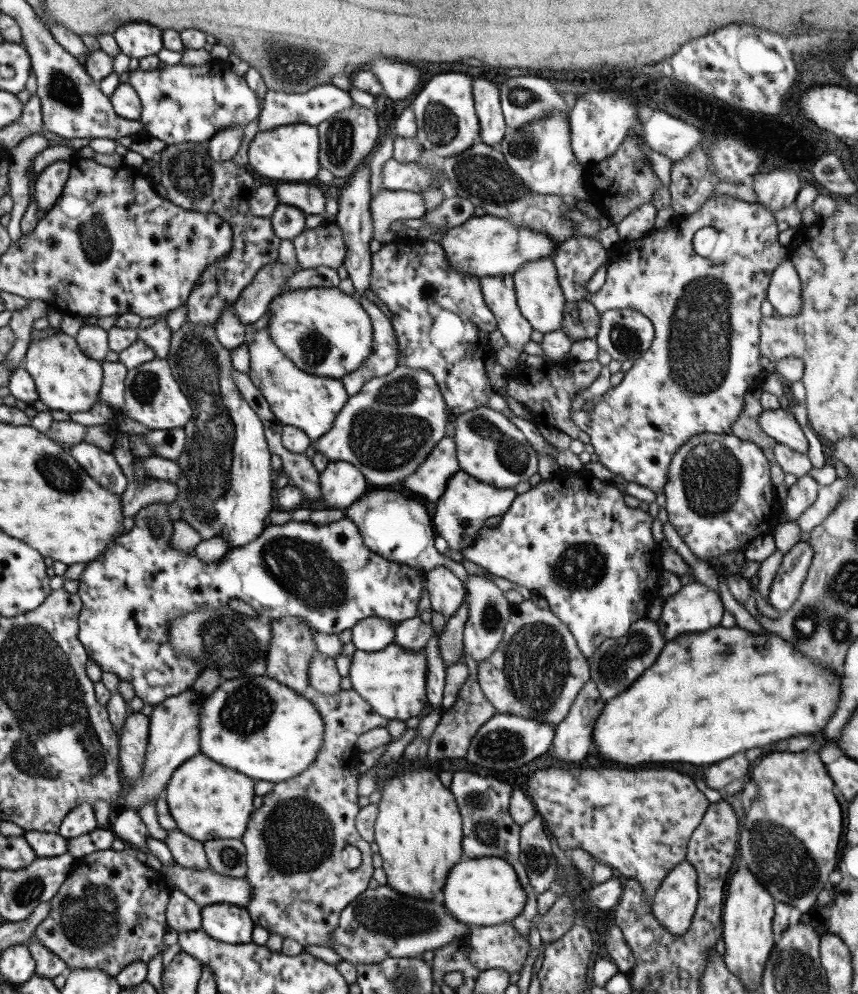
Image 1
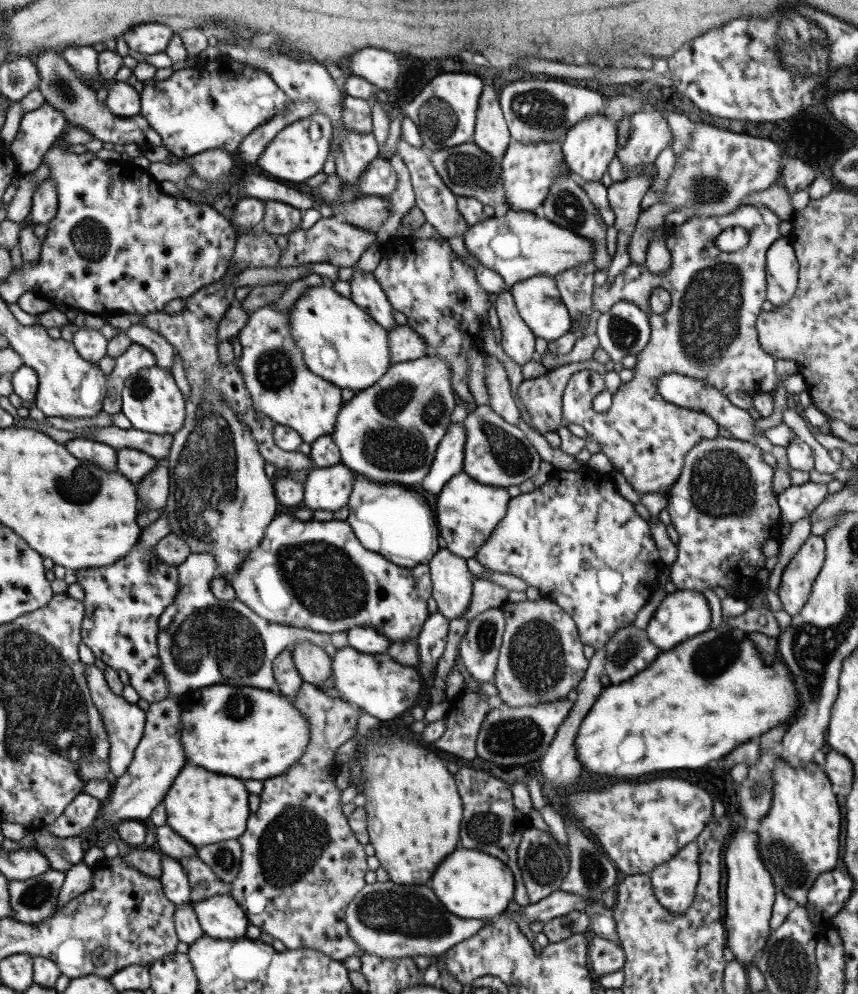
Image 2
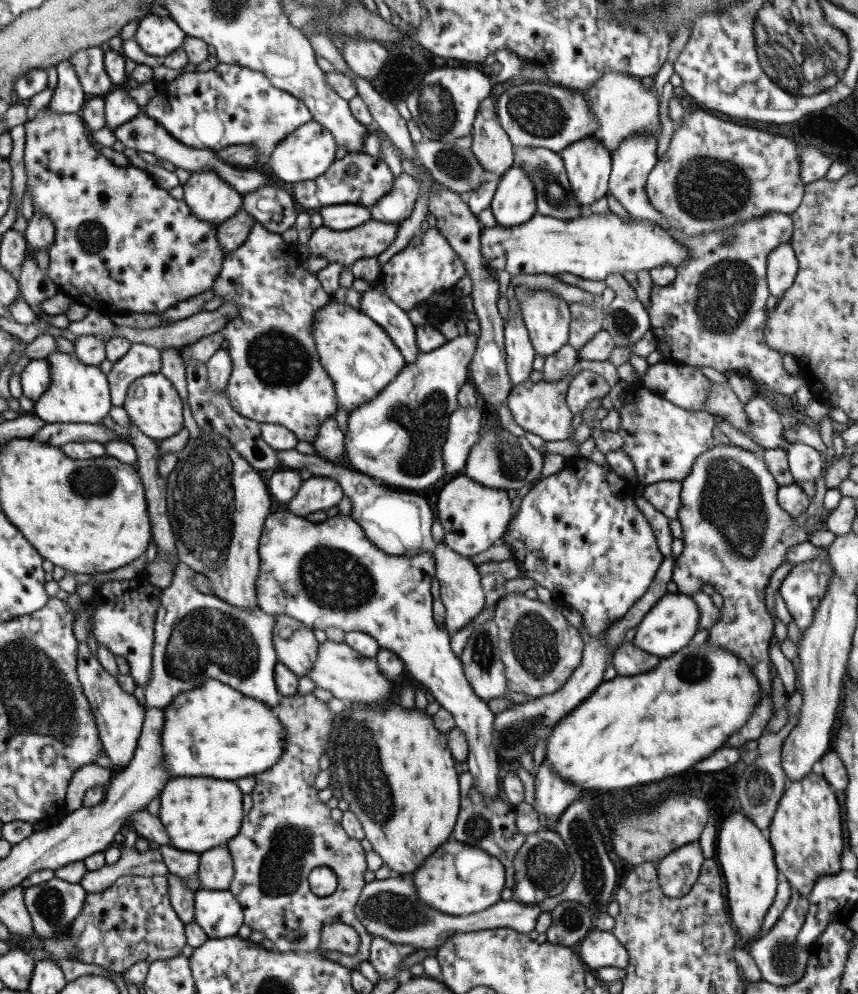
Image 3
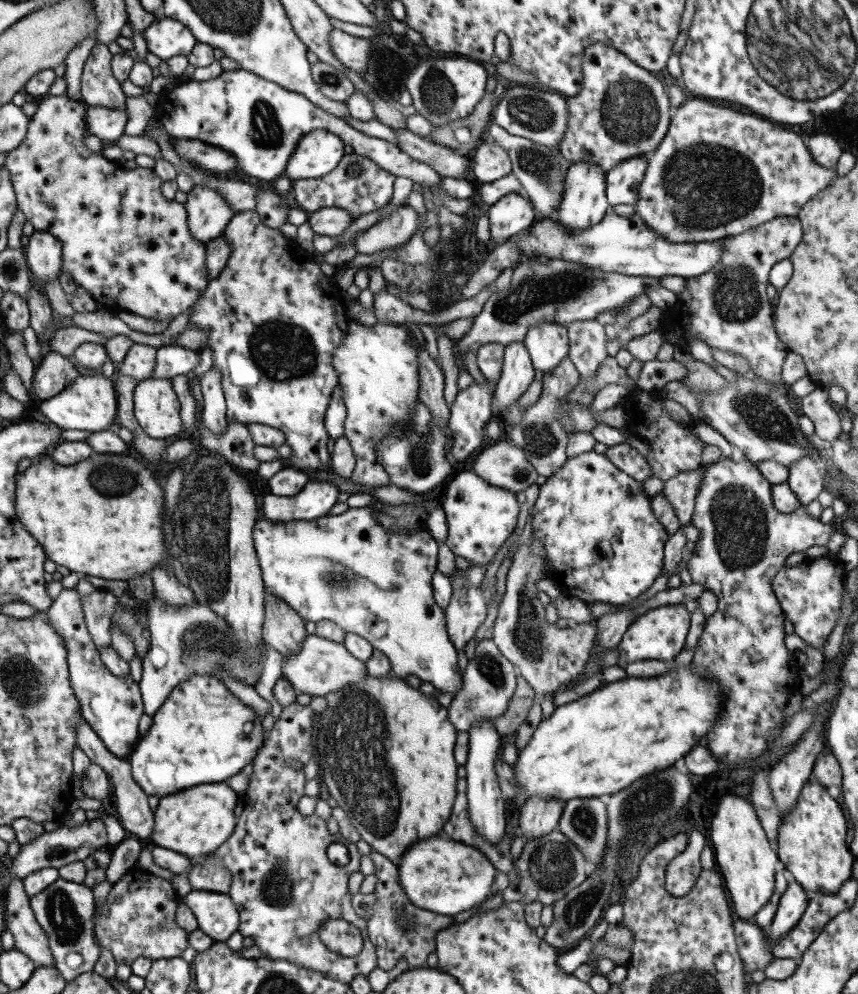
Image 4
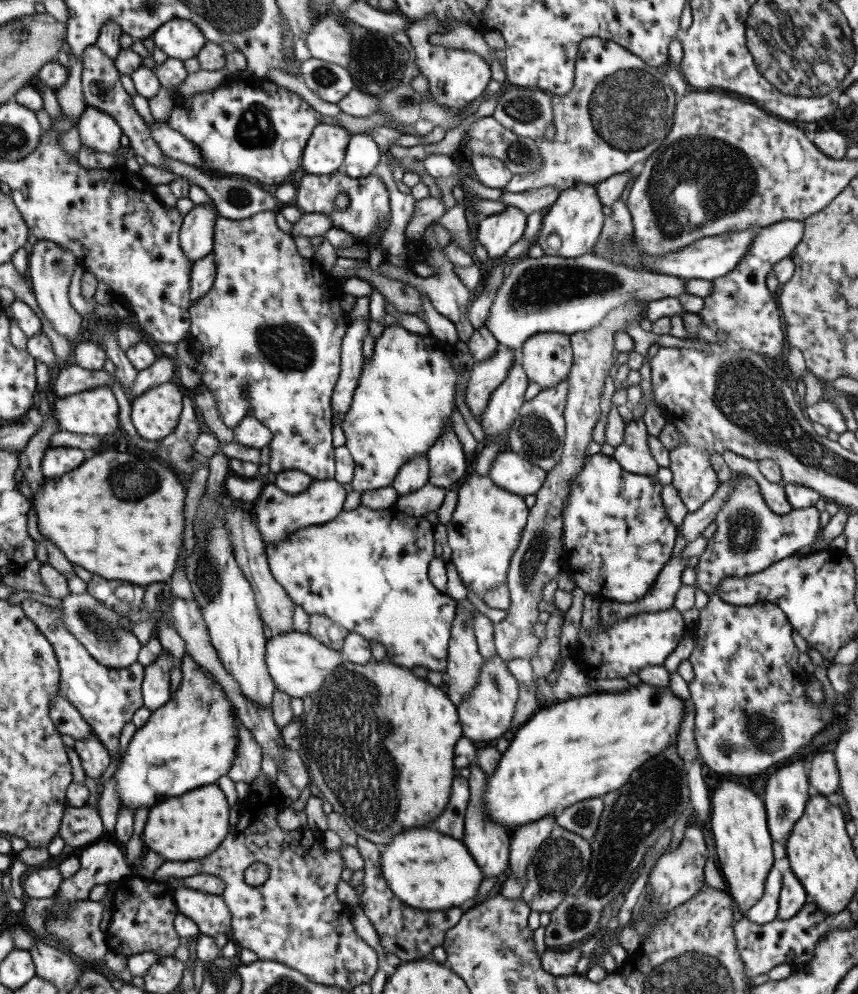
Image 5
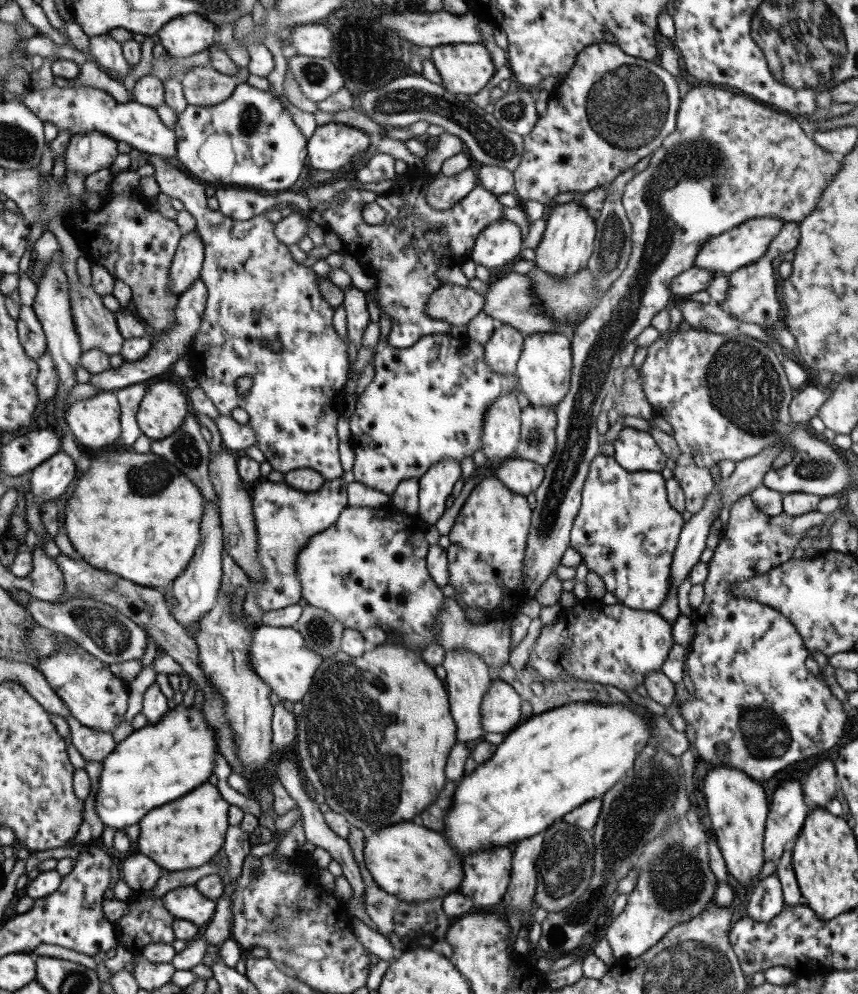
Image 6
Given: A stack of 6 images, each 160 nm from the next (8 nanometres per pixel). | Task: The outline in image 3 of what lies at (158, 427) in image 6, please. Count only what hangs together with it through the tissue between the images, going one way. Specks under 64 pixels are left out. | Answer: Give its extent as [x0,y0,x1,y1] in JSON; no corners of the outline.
[122,373,183,442]

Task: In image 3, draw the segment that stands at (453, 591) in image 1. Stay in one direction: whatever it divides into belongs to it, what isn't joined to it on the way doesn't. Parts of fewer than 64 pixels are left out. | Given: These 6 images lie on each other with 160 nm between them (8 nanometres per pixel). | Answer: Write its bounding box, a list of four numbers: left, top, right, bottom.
[430,522,484,634]

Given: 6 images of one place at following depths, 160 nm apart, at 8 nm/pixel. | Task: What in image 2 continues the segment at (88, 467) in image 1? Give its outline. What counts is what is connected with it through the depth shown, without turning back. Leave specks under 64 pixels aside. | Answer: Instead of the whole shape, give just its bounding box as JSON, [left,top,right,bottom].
[63,439,116,473]

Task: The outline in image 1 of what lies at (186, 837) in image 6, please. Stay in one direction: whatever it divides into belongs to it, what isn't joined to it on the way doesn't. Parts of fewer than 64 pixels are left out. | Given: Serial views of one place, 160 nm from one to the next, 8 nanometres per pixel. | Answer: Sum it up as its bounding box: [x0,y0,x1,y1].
[163,753,254,843]

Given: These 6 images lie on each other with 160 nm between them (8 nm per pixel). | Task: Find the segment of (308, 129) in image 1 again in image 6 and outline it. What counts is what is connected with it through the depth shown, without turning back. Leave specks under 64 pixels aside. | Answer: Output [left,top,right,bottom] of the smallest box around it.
[306,123,375,172]

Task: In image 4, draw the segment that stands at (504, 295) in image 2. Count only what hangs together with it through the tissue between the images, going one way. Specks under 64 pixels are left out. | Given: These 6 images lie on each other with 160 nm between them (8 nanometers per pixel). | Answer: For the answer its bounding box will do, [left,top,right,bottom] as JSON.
[492,341,533,416]

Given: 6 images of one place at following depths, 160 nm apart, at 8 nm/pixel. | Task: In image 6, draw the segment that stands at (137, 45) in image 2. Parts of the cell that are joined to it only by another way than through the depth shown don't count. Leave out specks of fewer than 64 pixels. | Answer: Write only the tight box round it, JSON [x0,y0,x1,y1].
[156,14,216,58]

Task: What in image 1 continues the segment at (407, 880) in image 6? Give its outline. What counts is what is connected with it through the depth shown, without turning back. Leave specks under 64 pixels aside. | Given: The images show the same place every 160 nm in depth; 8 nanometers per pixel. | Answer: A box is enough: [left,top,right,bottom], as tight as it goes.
[441,855,525,926]

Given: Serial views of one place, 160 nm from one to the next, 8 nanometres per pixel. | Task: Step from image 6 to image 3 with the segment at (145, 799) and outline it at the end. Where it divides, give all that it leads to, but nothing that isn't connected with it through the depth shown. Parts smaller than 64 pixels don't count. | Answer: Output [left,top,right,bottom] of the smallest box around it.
[161,679,285,780]

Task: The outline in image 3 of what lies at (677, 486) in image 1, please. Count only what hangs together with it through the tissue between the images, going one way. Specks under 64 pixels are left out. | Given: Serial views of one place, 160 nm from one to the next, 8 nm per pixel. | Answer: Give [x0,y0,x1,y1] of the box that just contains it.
[671,445,807,748]

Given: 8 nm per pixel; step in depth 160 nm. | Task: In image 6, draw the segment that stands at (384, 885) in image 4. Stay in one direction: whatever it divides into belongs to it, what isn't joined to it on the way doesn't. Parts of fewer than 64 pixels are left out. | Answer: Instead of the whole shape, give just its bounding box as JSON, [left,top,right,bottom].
[345,825,452,953]

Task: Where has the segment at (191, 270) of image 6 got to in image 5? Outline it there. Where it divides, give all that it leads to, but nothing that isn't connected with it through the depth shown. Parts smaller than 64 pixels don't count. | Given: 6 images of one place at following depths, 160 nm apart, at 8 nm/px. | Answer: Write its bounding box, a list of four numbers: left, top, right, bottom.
[179,204,217,264]

